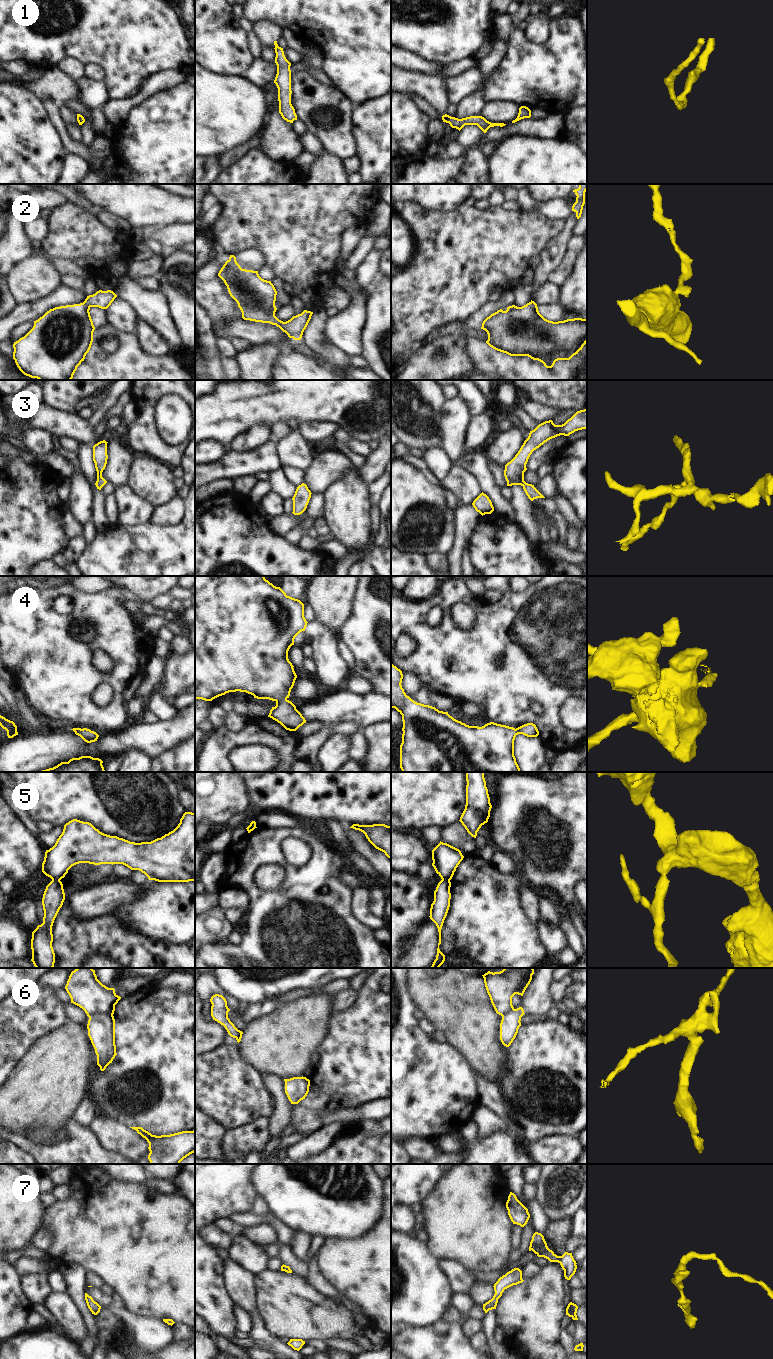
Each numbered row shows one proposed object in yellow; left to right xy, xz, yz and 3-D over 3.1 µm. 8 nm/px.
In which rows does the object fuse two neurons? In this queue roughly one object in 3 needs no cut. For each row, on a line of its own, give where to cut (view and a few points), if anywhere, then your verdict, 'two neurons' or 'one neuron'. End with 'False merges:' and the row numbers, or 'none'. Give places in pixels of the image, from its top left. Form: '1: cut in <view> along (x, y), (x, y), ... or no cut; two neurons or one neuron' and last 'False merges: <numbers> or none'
1: no cut; one neuron
2: no cut; one neuron
3: no cut; one neuron
4: no cut; one neuron
5: cut in xy along (52, 879), (59, 880); two neurons
6: cut in xy along (112, 1013), (95, 1013), (89, 1017); two neurons
7: no cut; one neuron
False merges: 5, 6

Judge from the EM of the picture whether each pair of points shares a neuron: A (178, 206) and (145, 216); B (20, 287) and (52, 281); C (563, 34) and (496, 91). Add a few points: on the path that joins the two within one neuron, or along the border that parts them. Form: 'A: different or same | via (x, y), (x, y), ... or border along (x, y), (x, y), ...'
A: same | via (170, 208), (153, 208)
B: same | via (28, 282), (44, 281)
C: same | via (547, 51), (518, 80), (513, 82)

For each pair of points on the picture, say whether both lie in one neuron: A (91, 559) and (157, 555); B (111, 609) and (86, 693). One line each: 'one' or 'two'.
A: one
B: one

